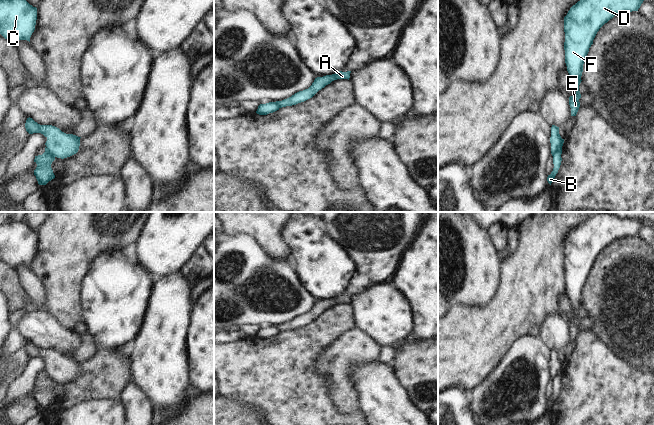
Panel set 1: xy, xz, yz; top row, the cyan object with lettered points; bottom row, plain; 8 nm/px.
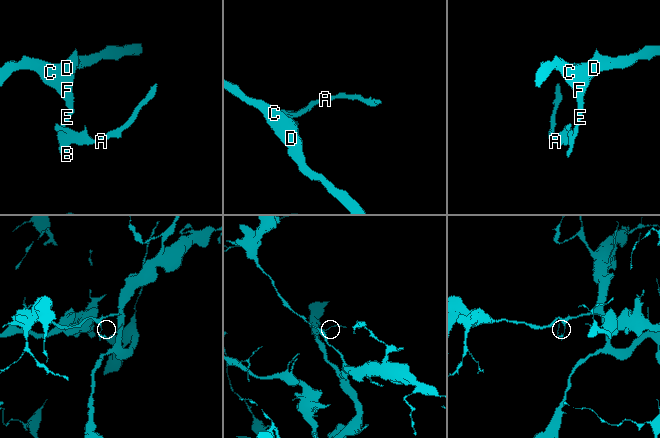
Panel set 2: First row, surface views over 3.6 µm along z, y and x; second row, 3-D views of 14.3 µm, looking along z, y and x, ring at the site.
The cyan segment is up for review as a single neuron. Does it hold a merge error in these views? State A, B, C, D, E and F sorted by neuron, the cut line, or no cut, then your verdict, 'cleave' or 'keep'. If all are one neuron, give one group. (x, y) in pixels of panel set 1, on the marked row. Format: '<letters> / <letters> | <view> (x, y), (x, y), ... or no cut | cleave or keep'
A / B C D E F | xy (46, 148), (54, 157) | cleave

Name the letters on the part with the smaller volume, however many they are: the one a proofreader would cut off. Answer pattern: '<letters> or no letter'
A

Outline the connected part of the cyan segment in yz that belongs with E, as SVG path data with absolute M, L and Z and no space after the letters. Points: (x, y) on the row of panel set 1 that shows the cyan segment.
M580 0L570 8L564 17L565 63L573 86L576 88L576 95L569 97L571 116L576 116L580 107L579 99L581 98L581 94L579 85L582 81L583 64L597 32L614 16L621 13L638 11L643 1L644 0Z

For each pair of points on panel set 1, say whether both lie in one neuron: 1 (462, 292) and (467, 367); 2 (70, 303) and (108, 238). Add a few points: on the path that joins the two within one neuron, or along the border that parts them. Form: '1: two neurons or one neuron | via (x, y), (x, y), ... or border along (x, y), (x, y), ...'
1: two neurons | border along (487, 302), (481, 305), (456, 302), (449, 307)
2: one neuron | via (70, 285), (70, 270), (90, 250)

